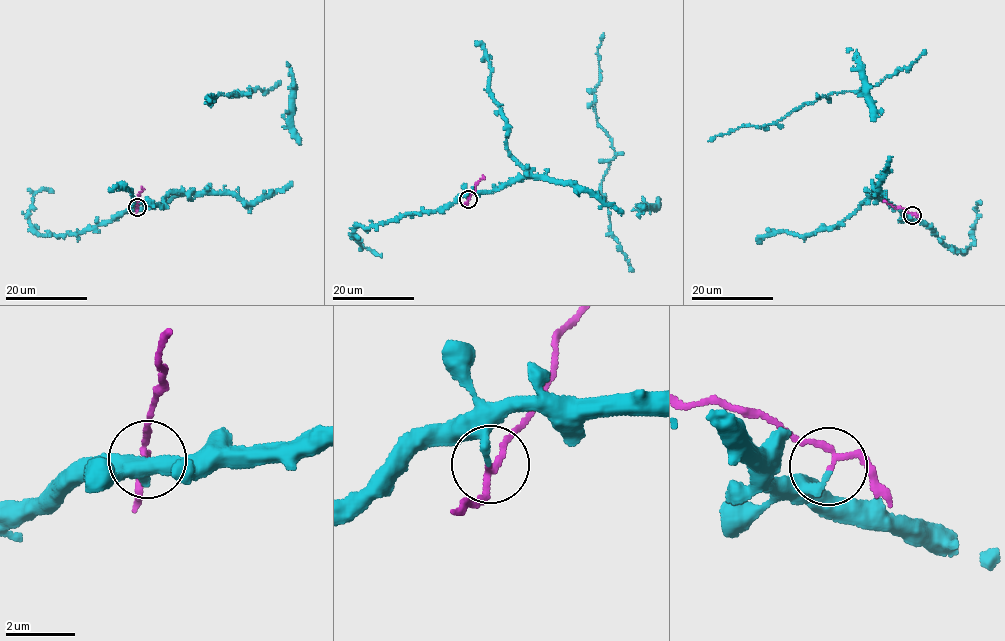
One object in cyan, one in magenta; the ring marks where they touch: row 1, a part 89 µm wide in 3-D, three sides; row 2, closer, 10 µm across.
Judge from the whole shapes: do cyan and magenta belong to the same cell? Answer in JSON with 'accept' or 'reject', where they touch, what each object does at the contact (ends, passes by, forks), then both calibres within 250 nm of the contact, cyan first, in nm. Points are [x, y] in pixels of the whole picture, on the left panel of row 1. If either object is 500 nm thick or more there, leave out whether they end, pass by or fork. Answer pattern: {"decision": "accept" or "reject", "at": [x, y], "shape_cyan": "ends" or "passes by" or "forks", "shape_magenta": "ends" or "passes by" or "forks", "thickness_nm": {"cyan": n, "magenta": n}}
{"decision": "reject", "at": [137, 207], "shape_cyan": "ends", "shape_magenta": "passes by", "thickness_nm": {"cyan": 220, "magenta": 140}}

